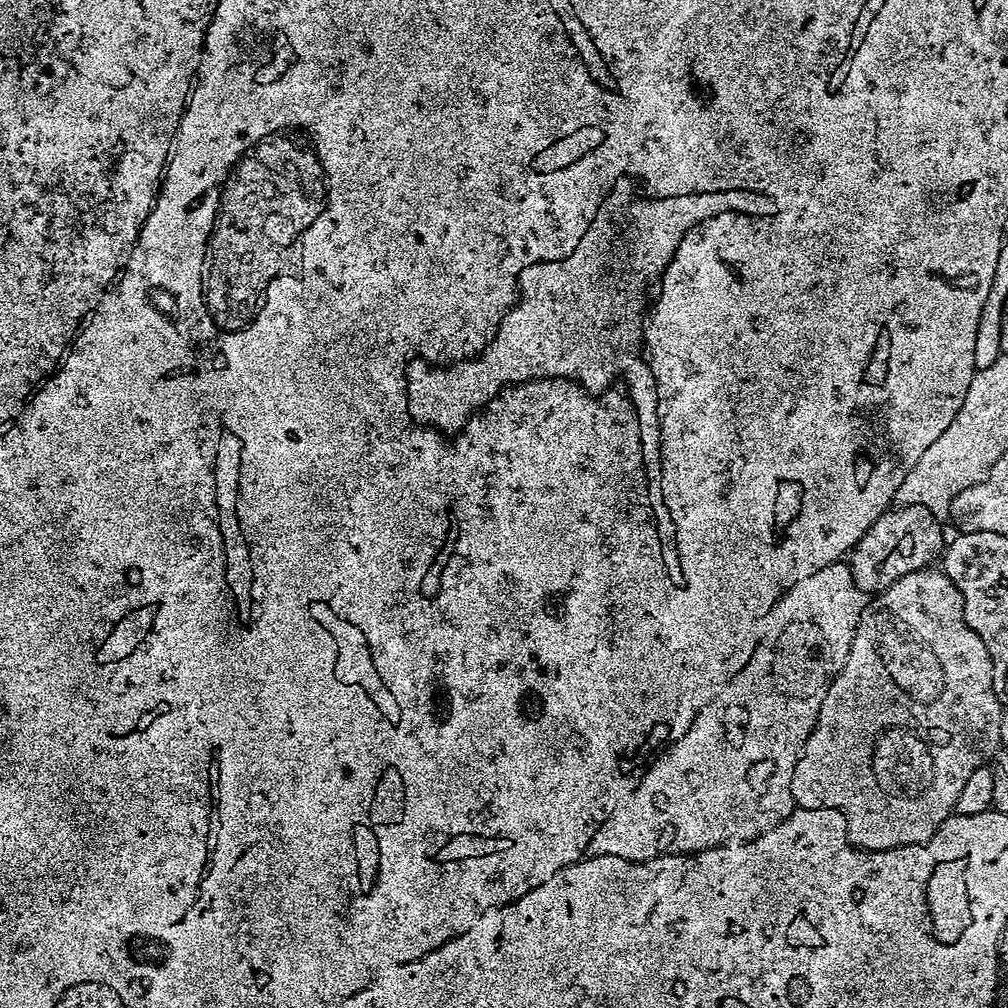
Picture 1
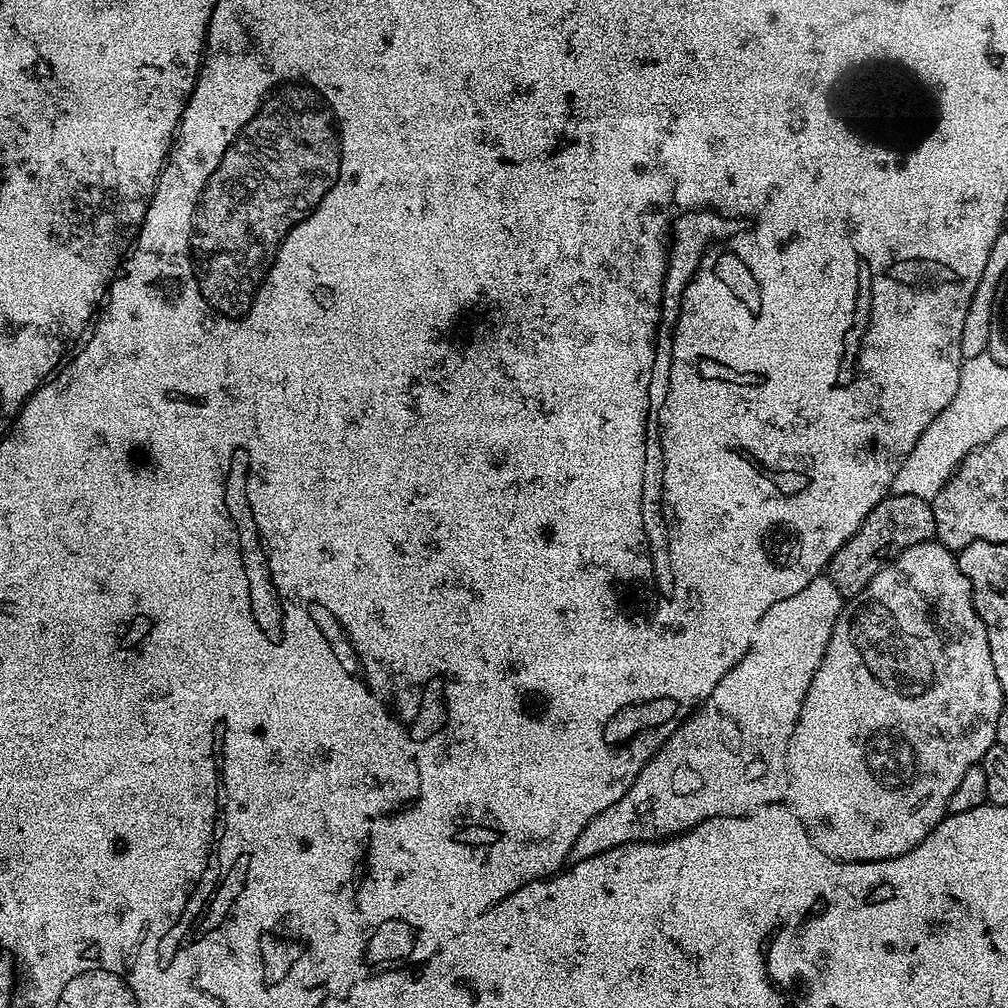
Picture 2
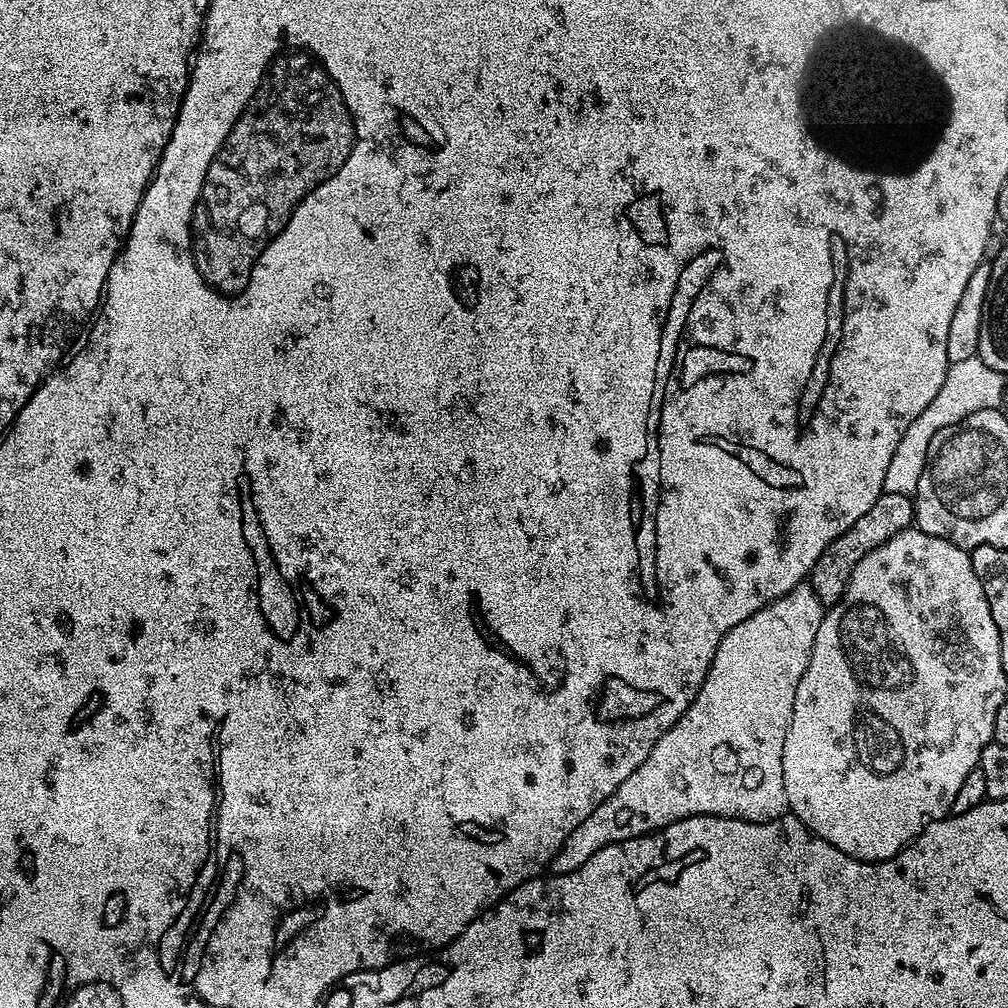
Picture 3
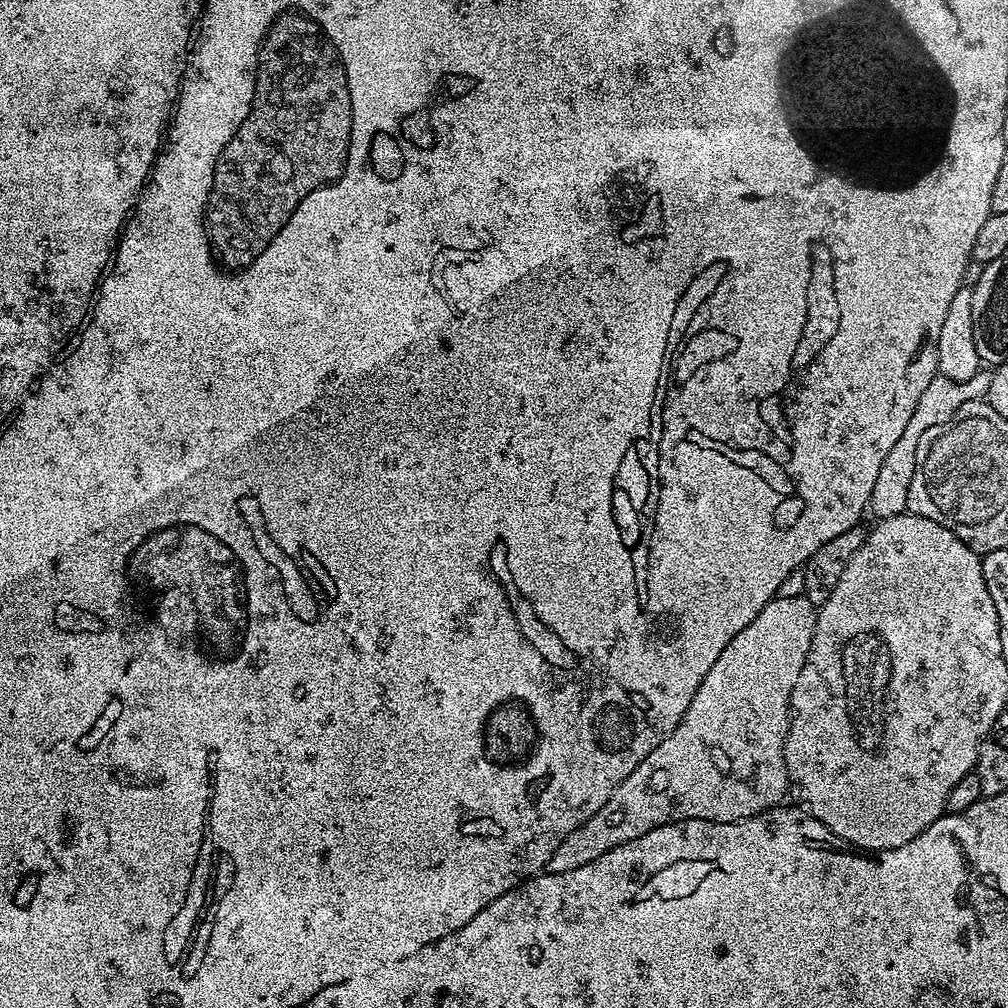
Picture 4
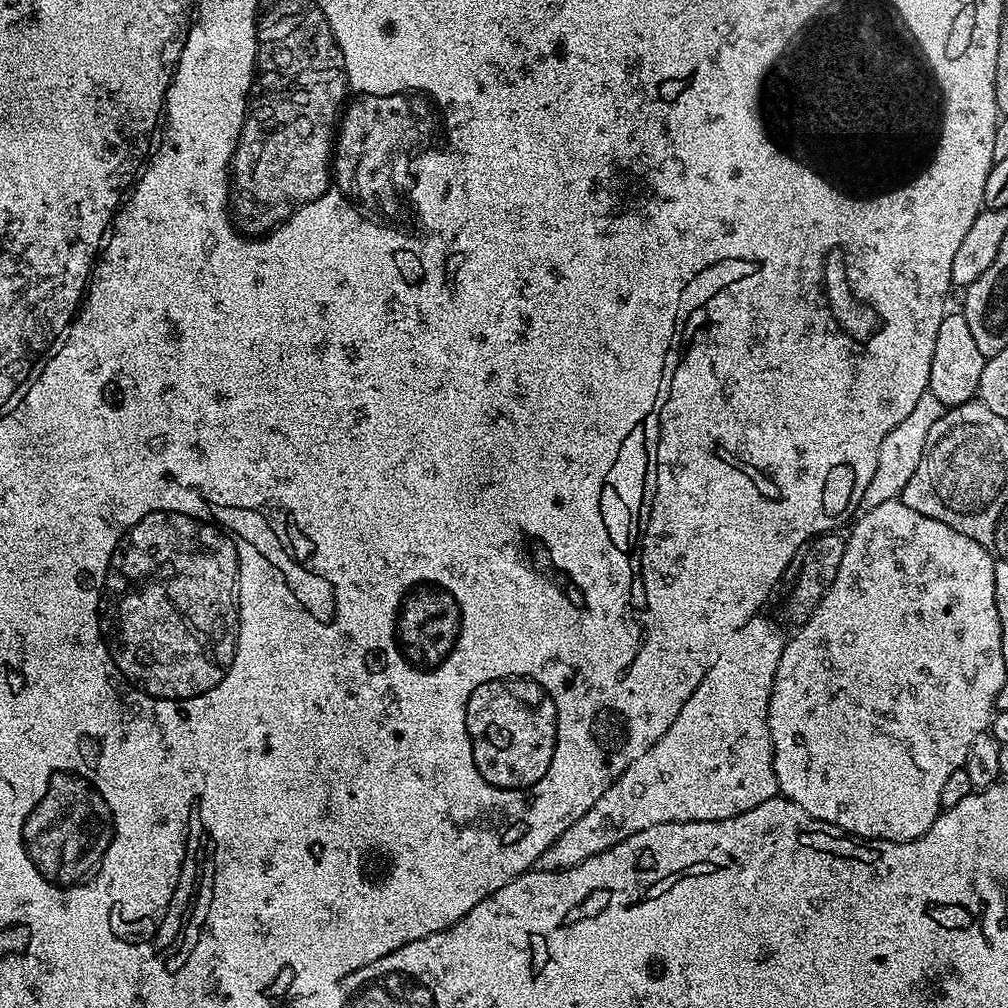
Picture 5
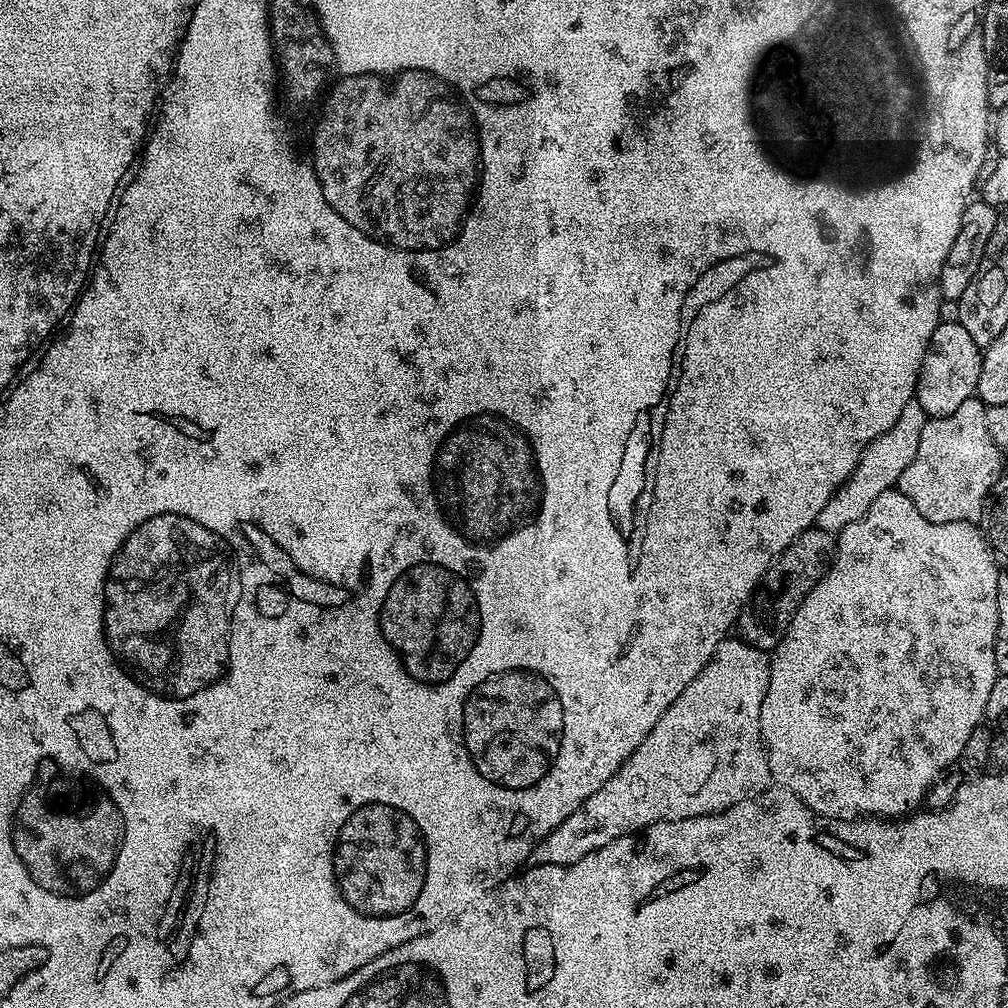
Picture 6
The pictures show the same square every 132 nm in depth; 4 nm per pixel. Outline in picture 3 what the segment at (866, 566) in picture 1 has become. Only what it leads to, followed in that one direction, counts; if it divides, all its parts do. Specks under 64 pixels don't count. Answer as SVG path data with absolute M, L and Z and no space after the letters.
M889 492L881 494L874 502L874 506L870 506L870 510L866 510L866 514L862 514L862 518L858 518L858 522L854 522L854 526L846 530L846 534L834 538L834 542L830 542L826 550L822 550L822 558L814 562L810 573L810 583L821 604L831 606L838 603L850 582L850 574L854 574L854 566L858 566L858 562L862 562L862 558L866 558L870 550L878 550L882 542L890 542L894 534L904 532L913 527L913 524L913 497Z

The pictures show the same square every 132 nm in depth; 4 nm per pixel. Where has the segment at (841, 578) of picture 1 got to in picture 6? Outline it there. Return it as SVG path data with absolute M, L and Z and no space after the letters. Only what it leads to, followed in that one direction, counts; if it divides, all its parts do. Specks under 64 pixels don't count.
M739 638L723 640L716 647L716 653L710 658L708 665L698 674L698 678L694 678L694 682L690 682L690 686L686 686L686 690L682 690L682 694L678 694L678 698L674 698L674 702L666 710L666 714L662 714L662 718L658 718L658 726L654 726L654 730L650 730L650 734L646 734L646 738L642 738L642 746L638 746L638 750L634 750L634 754L630 754L630 758L624 760L623 766L612 775L610 782L606 782L597 792L590 794L590 798L586 798L584 805L578 810L574 810L574 814L570 814L570 818L566 818L566 822L559 824L545 840L538 842L538 846L532 851L531 863L533 865L573 864L586 858L586 854L597 852L599 848L618 838L643 832L657 820L685 820L695 816L709 816L715 812L725 812L730 806L747 800L749 796L759 796L760 793L768 791L773 779L768 765L768 751L764 749L764 739L760 733L760 715L762 714L762 698L766 698L766 690L770 682L771 665L769 653L750 646L745 640Z

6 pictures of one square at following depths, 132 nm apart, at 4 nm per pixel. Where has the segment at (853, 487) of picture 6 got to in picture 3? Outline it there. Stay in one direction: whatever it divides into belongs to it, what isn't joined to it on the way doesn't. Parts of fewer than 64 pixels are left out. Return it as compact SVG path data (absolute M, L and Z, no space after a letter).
M980 356L949 364L946 382L942 382L942 390L938 390L934 402L930 402L930 406L926 406L926 410L922 410L922 414L910 422L906 434L902 434L902 442L898 442L898 450L894 450L894 458L890 458L890 467L886 469L884 492L915 497L918 478L922 478L922 470L926 466L930 438L934 438L938 430L954 426L970 414L987 408L999 409L1000 399L1006 391L1004 380L1005 373L990 370L990 366L986 366Z

